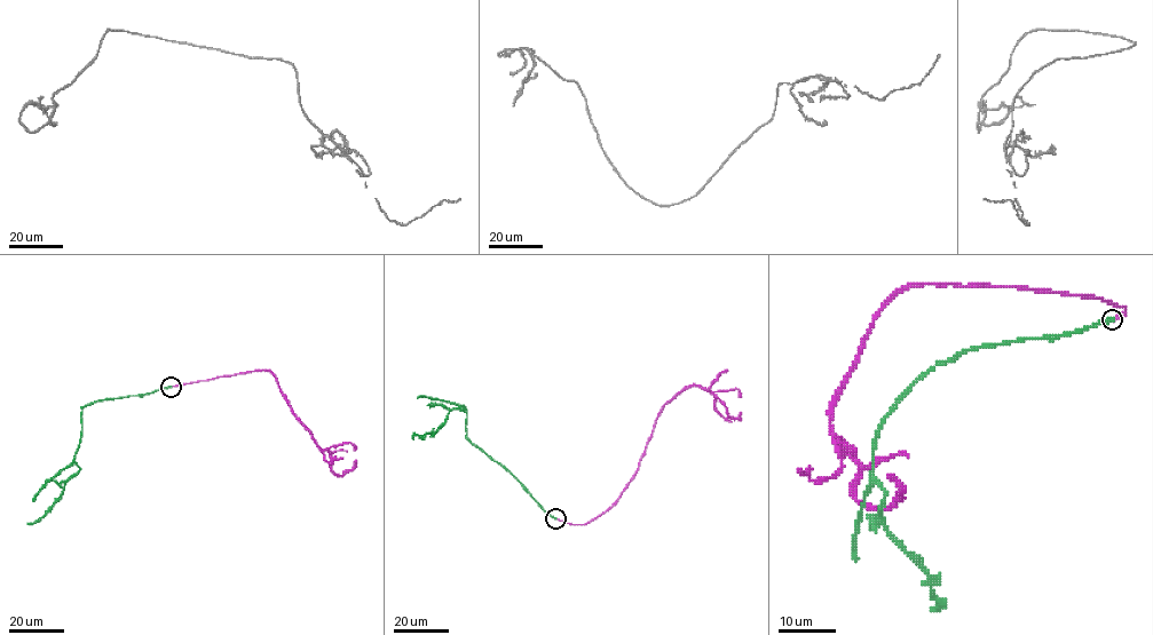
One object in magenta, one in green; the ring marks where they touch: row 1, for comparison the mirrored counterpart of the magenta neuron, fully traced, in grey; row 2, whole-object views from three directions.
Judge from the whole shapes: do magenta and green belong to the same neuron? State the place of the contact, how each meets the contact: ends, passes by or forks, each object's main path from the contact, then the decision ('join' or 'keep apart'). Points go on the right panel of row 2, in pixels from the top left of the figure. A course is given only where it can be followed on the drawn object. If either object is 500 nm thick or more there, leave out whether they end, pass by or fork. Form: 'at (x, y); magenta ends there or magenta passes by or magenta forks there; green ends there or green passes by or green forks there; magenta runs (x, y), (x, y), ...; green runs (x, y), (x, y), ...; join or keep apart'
at (1112, 319); magenta ends there; green ends there; magenta runs (1112, 318), (1126, 309), (1086, 295), (901, 288), (830, 427), (859, 467), (853, 495), (889, 508), (886, 476); green runs (1112, 318), (938, 362), (884, 420), (873, 473), (885, 492), (881, 517), (945, 609); join

